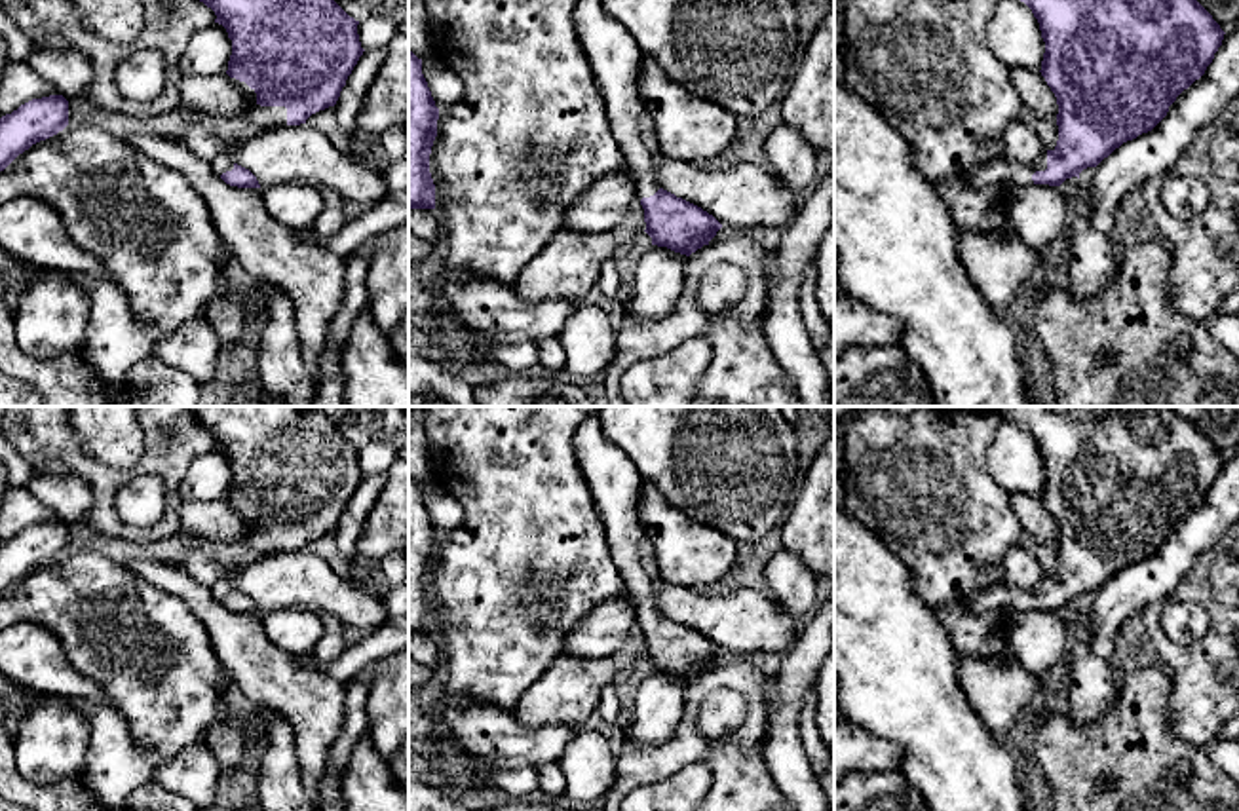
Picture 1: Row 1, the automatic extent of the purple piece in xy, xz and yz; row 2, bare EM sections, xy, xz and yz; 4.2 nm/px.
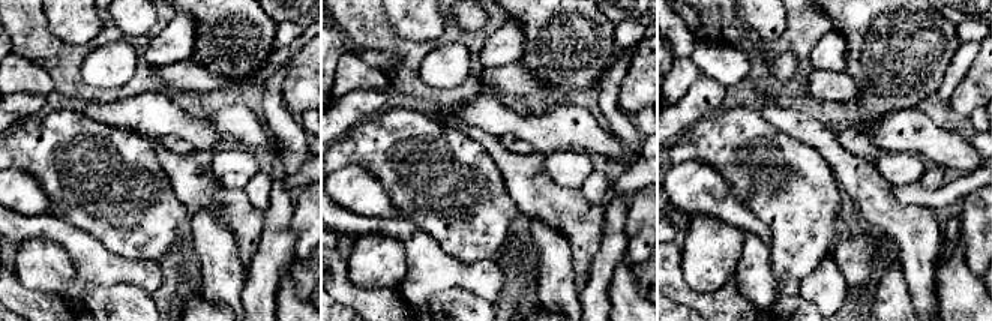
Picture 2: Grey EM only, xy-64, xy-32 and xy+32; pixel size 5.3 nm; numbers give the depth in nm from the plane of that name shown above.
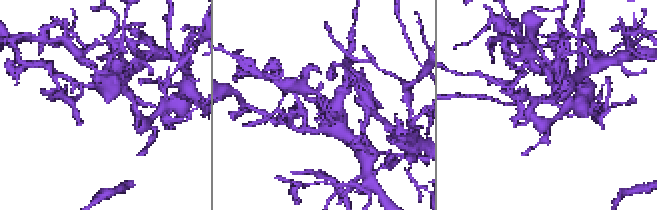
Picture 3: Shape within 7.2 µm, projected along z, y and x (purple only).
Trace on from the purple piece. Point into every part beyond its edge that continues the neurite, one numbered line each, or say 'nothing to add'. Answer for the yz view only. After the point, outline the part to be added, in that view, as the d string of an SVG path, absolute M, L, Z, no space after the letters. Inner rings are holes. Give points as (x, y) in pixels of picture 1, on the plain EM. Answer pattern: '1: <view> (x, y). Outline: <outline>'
1: yz (1002, 597). Outline: M1047 575L1041 579L1038 587L1028 591L1009 587L1001 581L982 593L975 593L967 600L967 612L973 615L984 615L984 613L1001 610L1013 615L1017 612L1034 610L1032 600L1036 596L1045 596L1045 594L1047 594Z

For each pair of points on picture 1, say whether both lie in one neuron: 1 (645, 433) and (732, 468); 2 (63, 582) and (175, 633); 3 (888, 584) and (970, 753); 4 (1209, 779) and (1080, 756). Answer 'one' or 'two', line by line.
1: one
2: one
3: one
4: one

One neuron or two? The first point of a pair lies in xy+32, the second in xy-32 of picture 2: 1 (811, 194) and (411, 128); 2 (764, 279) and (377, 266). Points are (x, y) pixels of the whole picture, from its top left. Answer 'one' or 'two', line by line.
1: one
2: two

